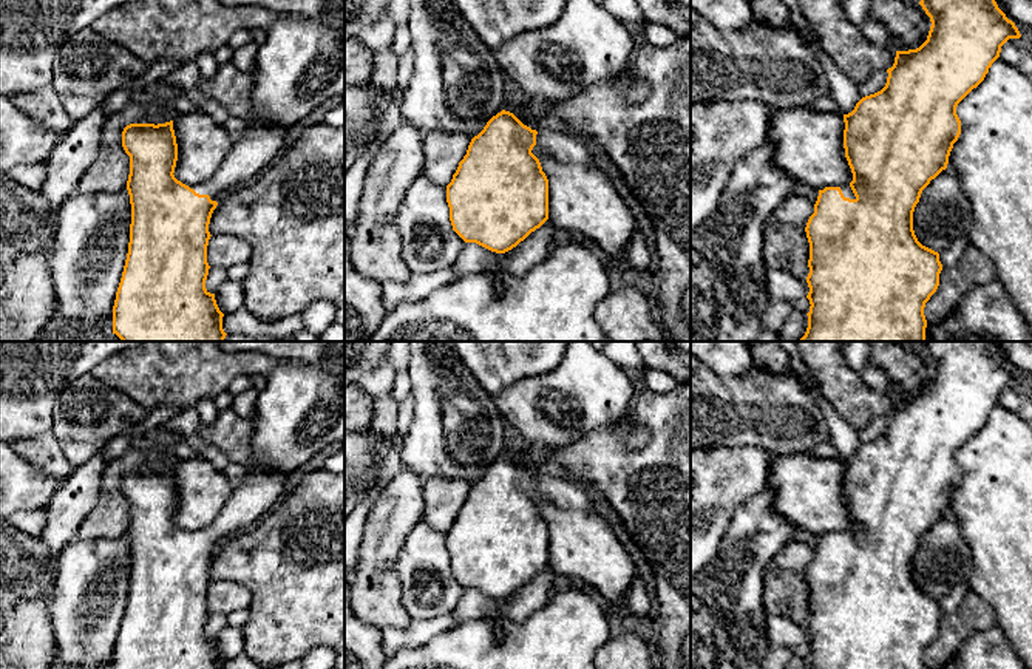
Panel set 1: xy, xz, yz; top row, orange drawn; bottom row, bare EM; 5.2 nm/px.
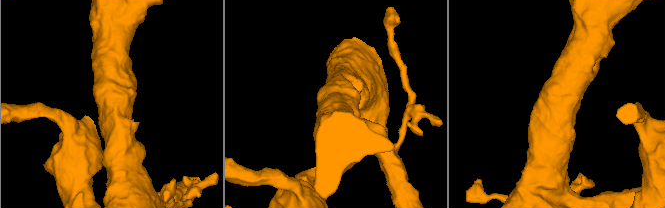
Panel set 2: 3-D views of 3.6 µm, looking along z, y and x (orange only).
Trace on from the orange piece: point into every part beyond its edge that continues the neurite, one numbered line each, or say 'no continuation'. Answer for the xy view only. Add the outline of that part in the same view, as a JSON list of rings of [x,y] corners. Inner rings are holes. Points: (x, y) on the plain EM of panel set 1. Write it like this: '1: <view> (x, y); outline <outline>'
1: xy (258, 493); outline [[[247,470],[216,519],[207,528],[188,533],[219,548],[226,539],[250,528],[278,504],[286,477],[269,470]]]

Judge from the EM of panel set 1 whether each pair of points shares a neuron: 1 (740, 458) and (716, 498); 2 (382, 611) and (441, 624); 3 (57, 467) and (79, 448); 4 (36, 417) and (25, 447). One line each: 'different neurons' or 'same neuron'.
1: same neuron
2: different neurons
3: different neurons
4: different neurons

